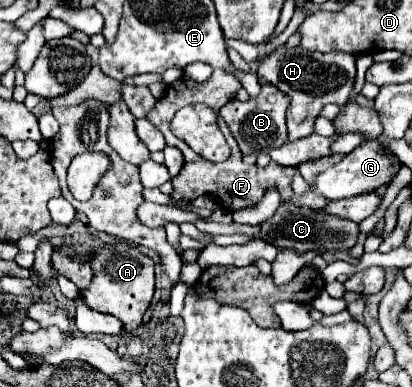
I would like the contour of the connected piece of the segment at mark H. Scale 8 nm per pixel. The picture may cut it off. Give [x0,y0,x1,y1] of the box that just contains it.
[258,46,356,142]

